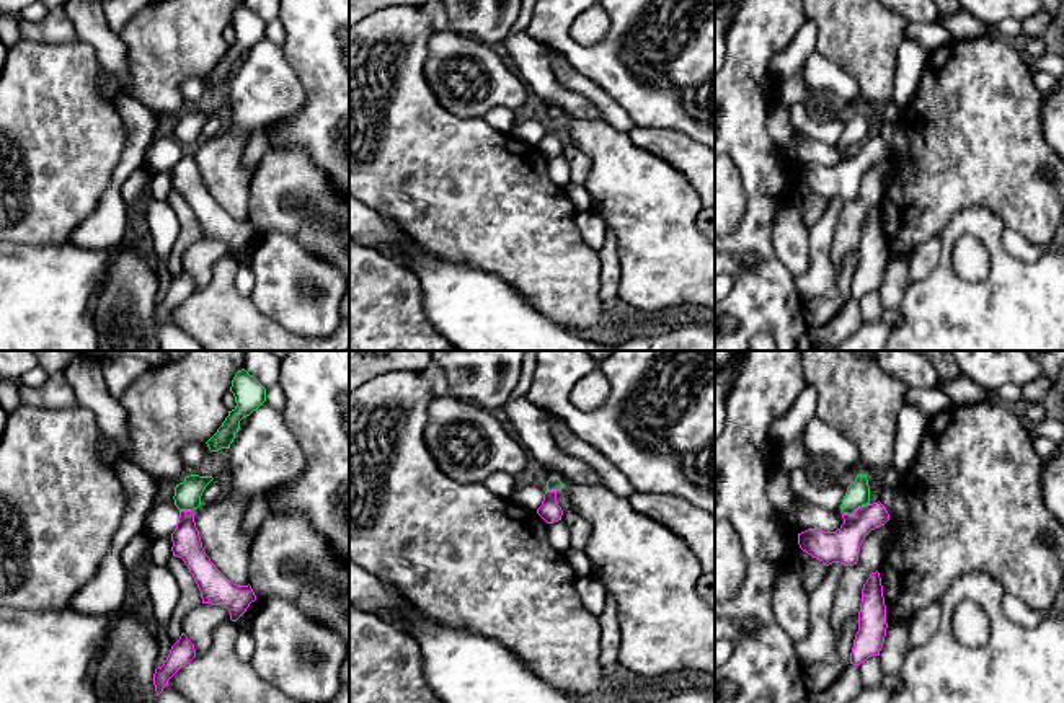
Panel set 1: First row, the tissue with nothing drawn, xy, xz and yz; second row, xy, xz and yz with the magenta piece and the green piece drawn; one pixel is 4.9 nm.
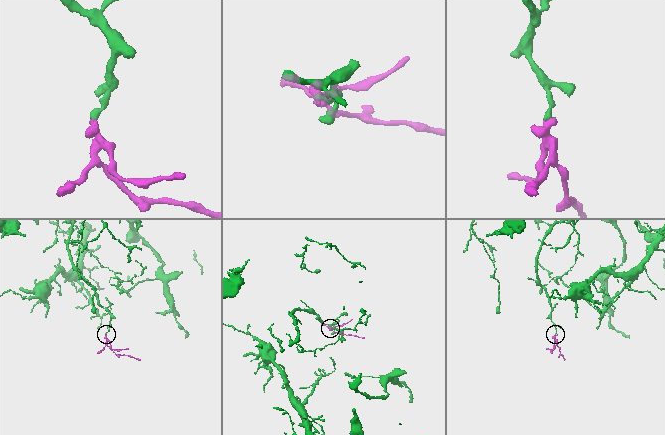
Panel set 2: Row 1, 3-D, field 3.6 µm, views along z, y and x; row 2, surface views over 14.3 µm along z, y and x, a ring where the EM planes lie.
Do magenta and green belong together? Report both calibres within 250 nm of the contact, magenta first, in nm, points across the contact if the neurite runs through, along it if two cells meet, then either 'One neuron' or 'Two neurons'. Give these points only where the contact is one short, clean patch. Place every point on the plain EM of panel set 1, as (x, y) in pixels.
Thickness 160 nm (magenta) against 120 nm. Path across: yz (842, 180), (857, 160), (857, 144), (857, 129). One neuron

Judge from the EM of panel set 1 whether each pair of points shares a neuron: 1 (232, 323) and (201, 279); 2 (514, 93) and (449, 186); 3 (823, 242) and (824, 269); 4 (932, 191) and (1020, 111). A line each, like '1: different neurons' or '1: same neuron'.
1: different neurons
2: different neurons
3: same neuron
4: same neuron

